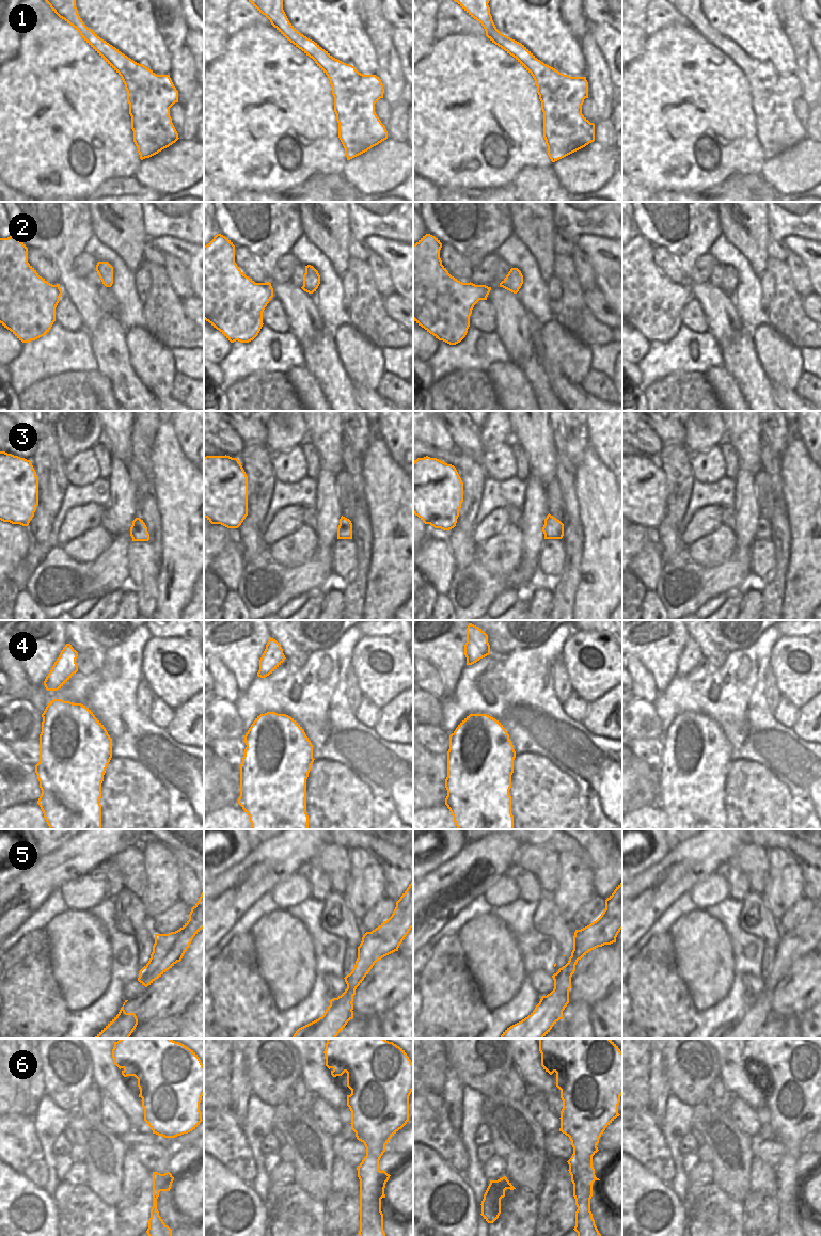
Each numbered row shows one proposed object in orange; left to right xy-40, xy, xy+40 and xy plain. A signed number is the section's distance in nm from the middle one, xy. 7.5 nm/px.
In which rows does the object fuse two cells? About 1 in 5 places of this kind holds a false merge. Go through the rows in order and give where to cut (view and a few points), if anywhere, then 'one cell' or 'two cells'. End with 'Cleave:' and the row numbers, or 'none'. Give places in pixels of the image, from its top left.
1: no cut | one cell
2: no cut | one cell
3: no cut | one cell
4: no cut | one cell
5: xy (351, 971), (348, 994), (346, 996) | two cells
6: no cut | one cell
Cleave: 5

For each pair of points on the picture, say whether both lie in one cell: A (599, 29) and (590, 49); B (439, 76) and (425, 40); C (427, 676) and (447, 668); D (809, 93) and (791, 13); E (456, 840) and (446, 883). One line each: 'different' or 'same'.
A: different
B: different
C: different
D: same
E: different

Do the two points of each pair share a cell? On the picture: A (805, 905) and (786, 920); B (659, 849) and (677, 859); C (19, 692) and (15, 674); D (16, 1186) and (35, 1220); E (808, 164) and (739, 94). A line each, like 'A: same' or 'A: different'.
A: same
B: different
C: same
D: same
E: different

